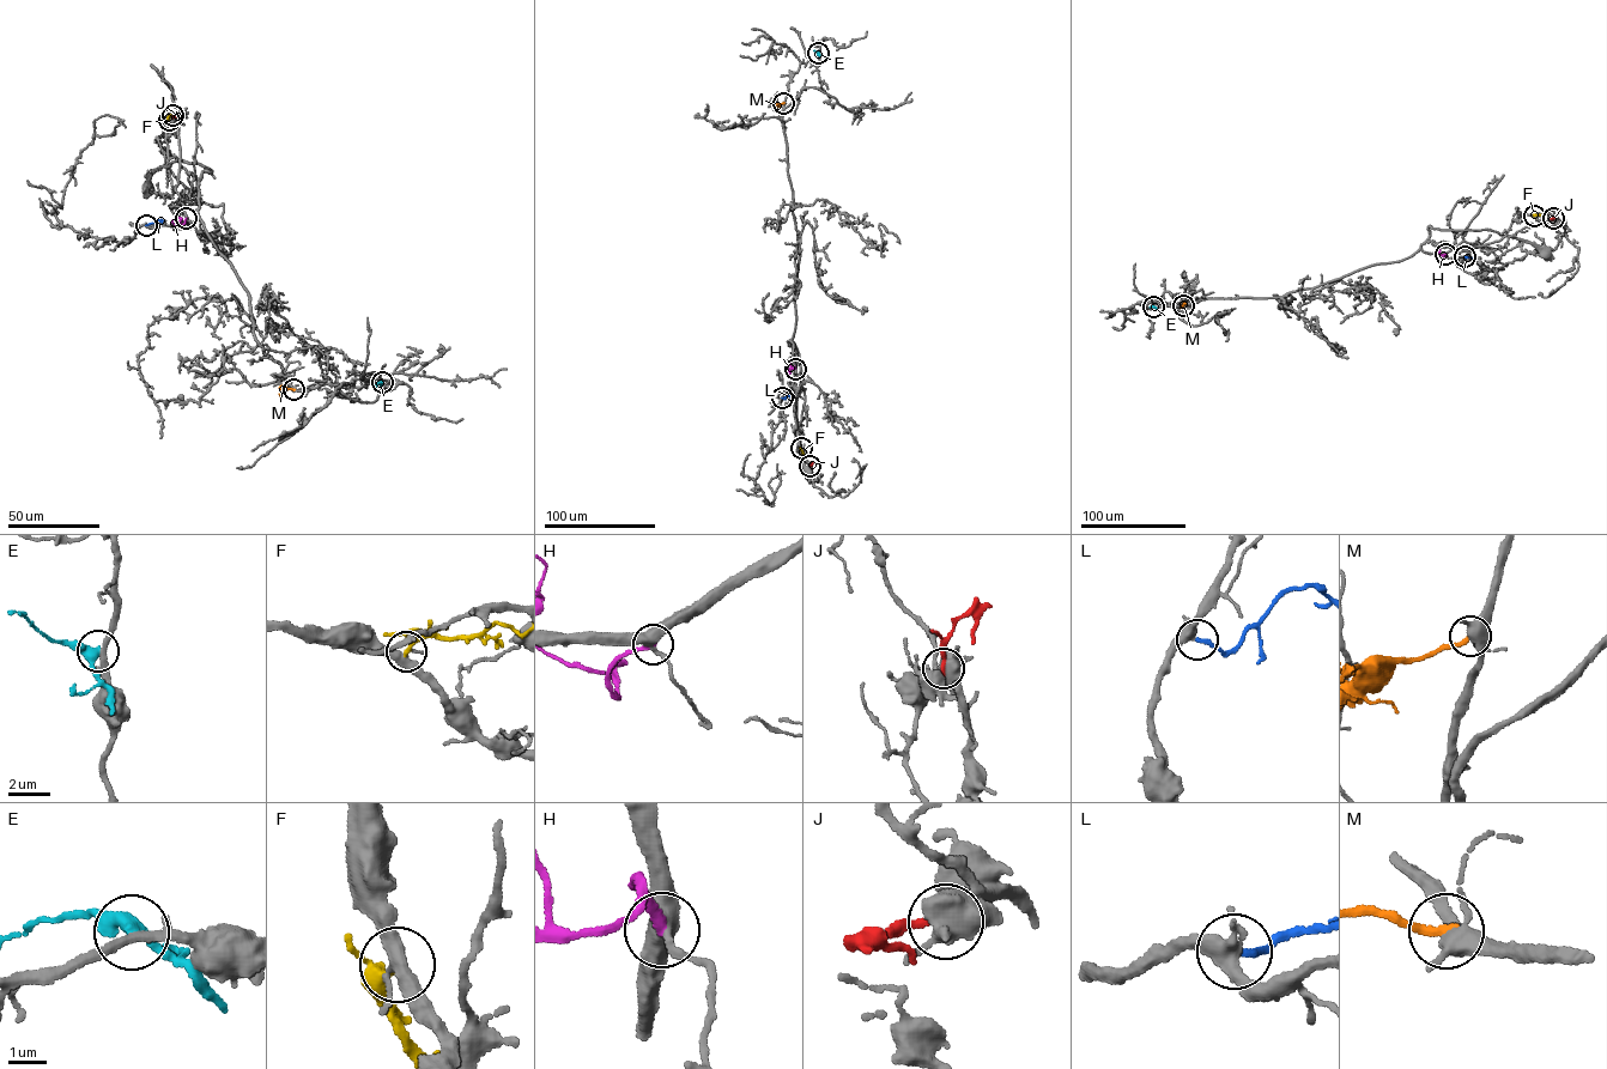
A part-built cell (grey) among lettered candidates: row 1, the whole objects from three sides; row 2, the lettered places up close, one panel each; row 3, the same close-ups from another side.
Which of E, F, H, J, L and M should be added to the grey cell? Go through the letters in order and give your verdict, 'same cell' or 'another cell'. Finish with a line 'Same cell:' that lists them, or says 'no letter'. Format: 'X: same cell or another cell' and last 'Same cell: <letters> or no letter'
E: another cell
F: another cell
H: another cell
J: another cell
L: same cell
M: another cell
Same cell: L

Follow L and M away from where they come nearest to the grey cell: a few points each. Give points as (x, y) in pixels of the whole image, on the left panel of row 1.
L: (146, 225), (161, 219)
M: (295, 389), (285, 389), (280, 396)

